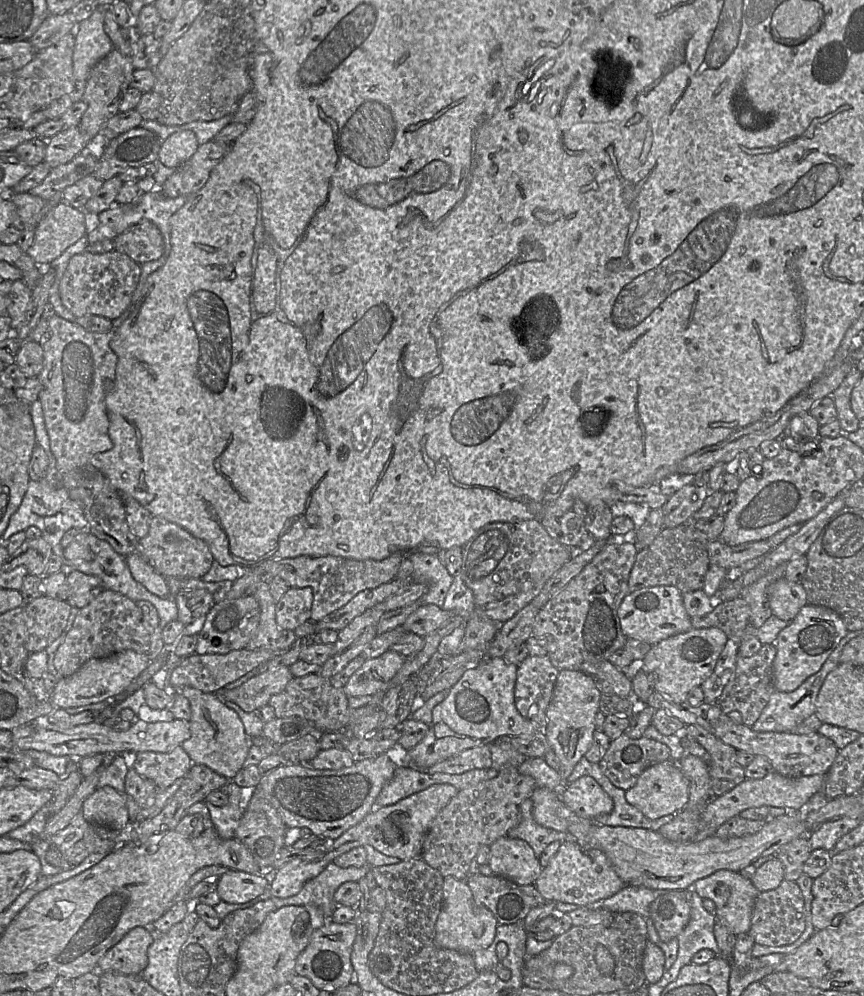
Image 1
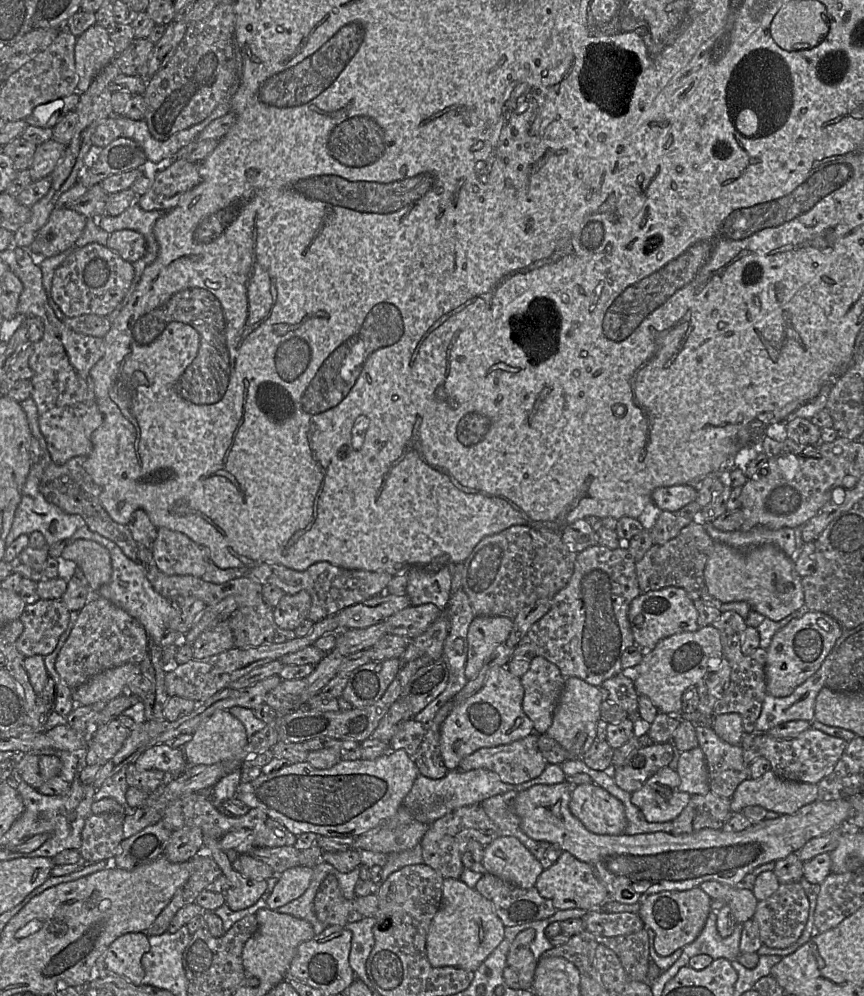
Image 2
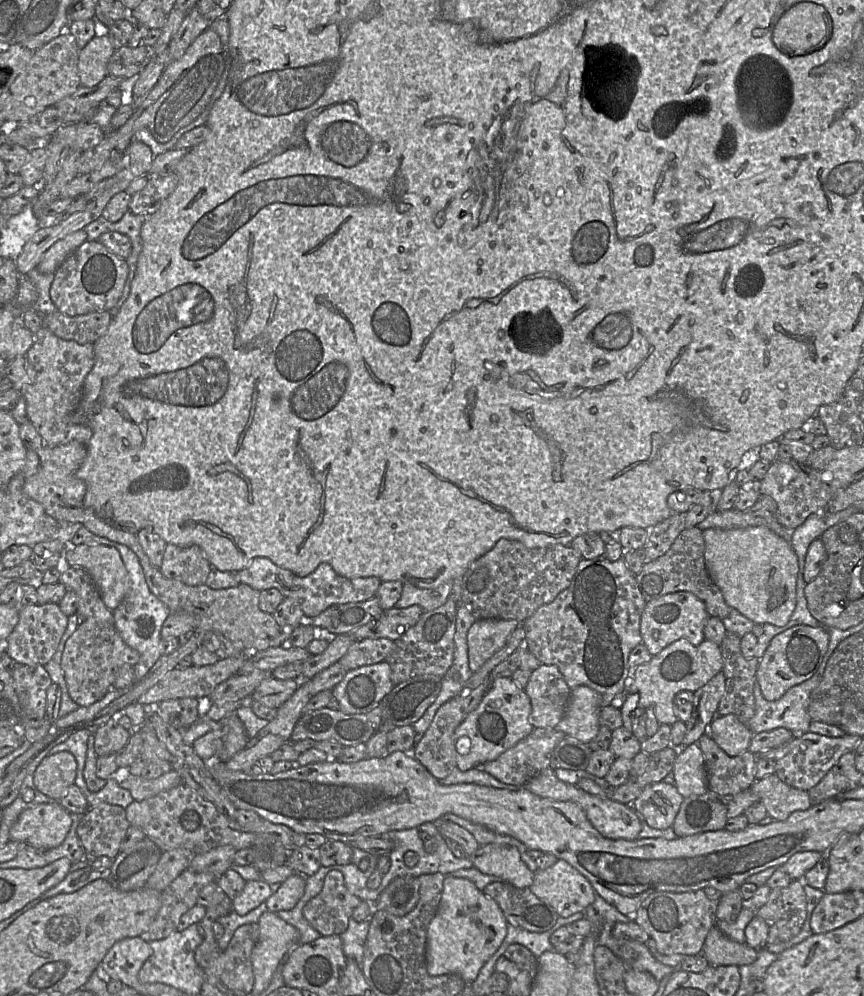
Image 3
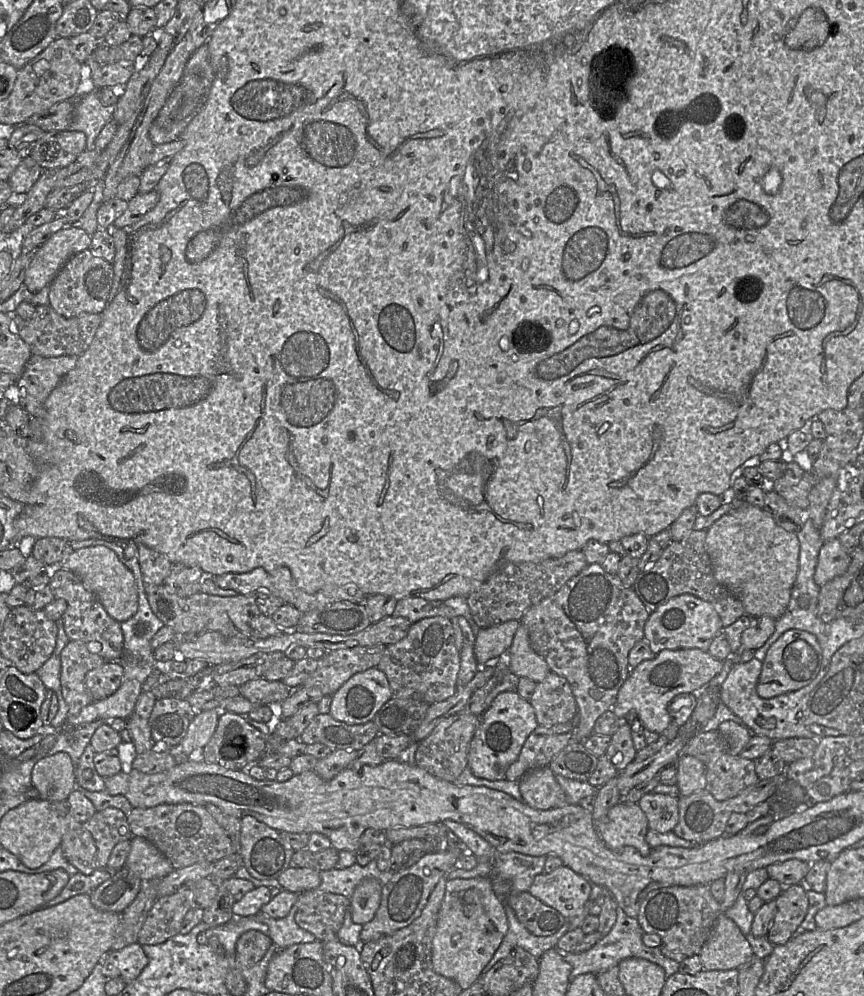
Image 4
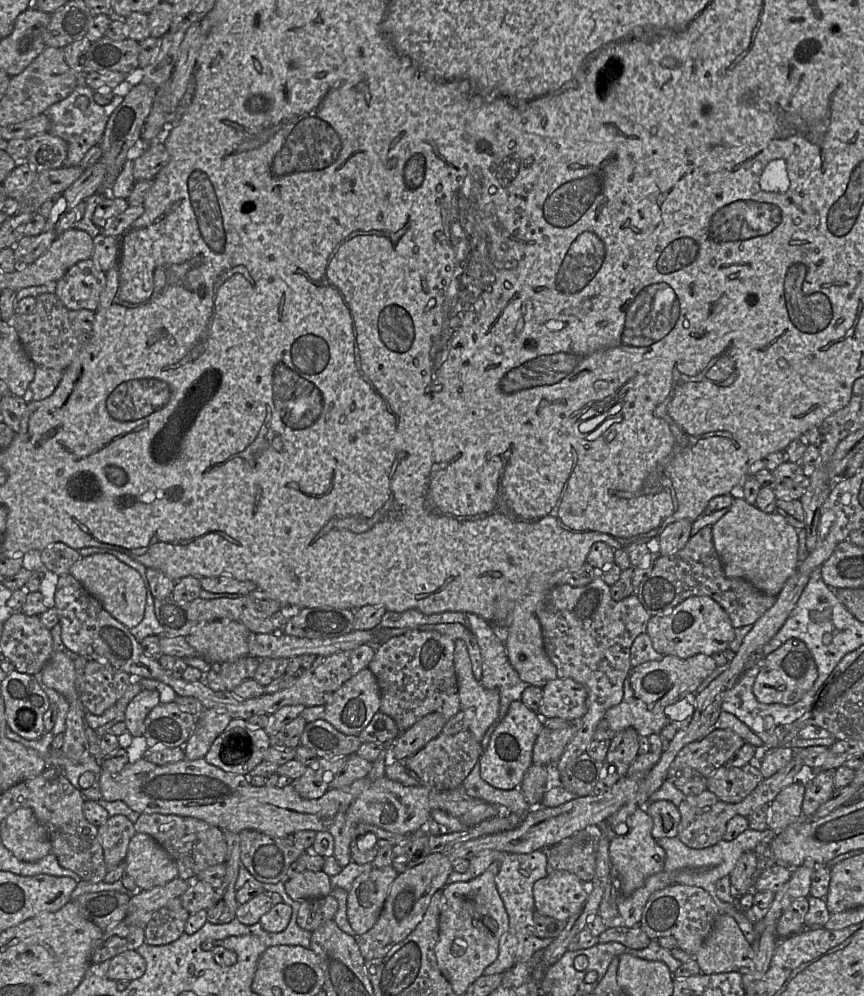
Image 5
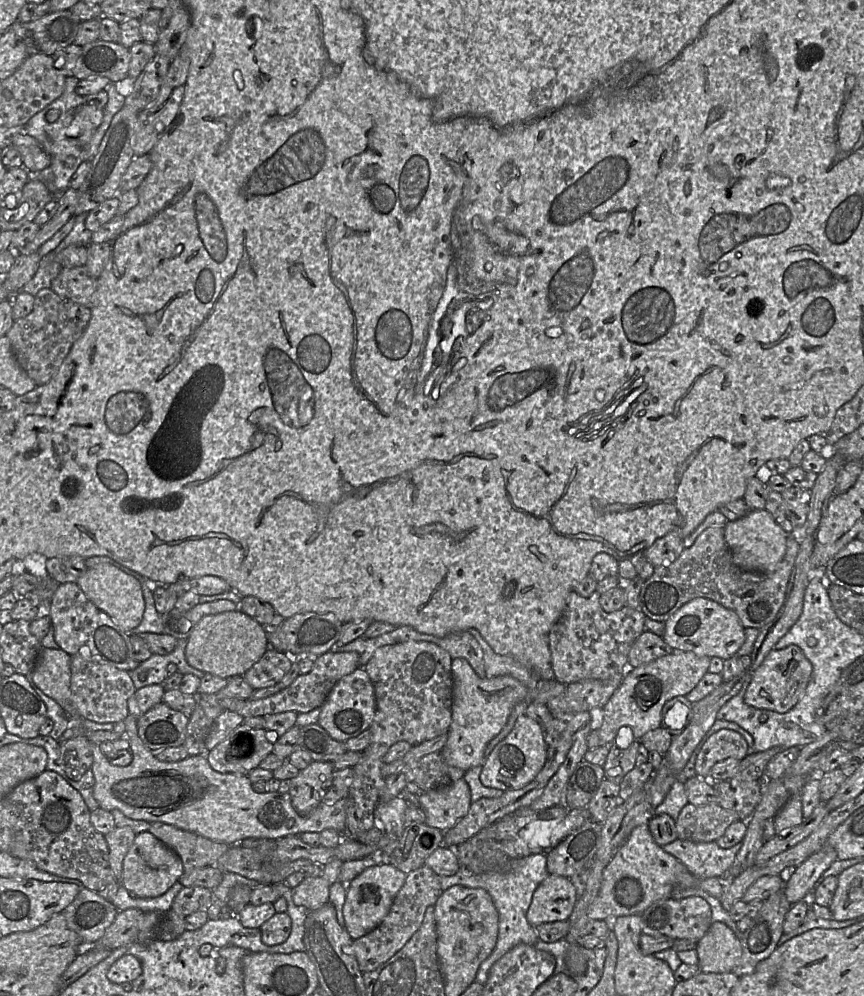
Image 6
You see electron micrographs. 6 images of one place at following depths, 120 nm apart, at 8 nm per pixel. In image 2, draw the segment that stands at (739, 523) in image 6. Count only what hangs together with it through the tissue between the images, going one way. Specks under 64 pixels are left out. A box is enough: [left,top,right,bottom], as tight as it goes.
[704,542,806,621]

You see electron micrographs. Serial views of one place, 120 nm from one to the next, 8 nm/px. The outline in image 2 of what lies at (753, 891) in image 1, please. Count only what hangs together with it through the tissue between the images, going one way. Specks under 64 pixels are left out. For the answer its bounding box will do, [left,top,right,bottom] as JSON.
[699,881,758,924]

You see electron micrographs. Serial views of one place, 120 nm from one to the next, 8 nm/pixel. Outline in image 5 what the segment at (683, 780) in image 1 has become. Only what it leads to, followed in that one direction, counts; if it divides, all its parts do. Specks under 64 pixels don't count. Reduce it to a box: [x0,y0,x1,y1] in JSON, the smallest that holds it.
[645,800,681,840]

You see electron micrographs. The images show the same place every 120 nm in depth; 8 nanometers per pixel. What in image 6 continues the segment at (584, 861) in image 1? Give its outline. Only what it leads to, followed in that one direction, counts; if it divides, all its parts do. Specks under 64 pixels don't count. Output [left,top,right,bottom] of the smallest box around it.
[527,874,577,927]

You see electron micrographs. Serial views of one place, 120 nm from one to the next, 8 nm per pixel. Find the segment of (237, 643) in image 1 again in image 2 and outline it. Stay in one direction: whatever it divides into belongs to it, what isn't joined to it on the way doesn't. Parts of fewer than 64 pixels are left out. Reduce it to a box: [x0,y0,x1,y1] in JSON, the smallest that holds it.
[193,620,235,660]

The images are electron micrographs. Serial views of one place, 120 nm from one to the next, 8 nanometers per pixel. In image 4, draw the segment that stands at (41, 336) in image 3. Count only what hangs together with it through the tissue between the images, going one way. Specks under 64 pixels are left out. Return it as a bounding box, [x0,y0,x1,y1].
[18,354,79,426]

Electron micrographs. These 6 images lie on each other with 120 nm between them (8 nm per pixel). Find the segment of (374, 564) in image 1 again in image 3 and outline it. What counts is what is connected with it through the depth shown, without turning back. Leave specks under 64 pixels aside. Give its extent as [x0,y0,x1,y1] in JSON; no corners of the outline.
[234,557,383,621]

